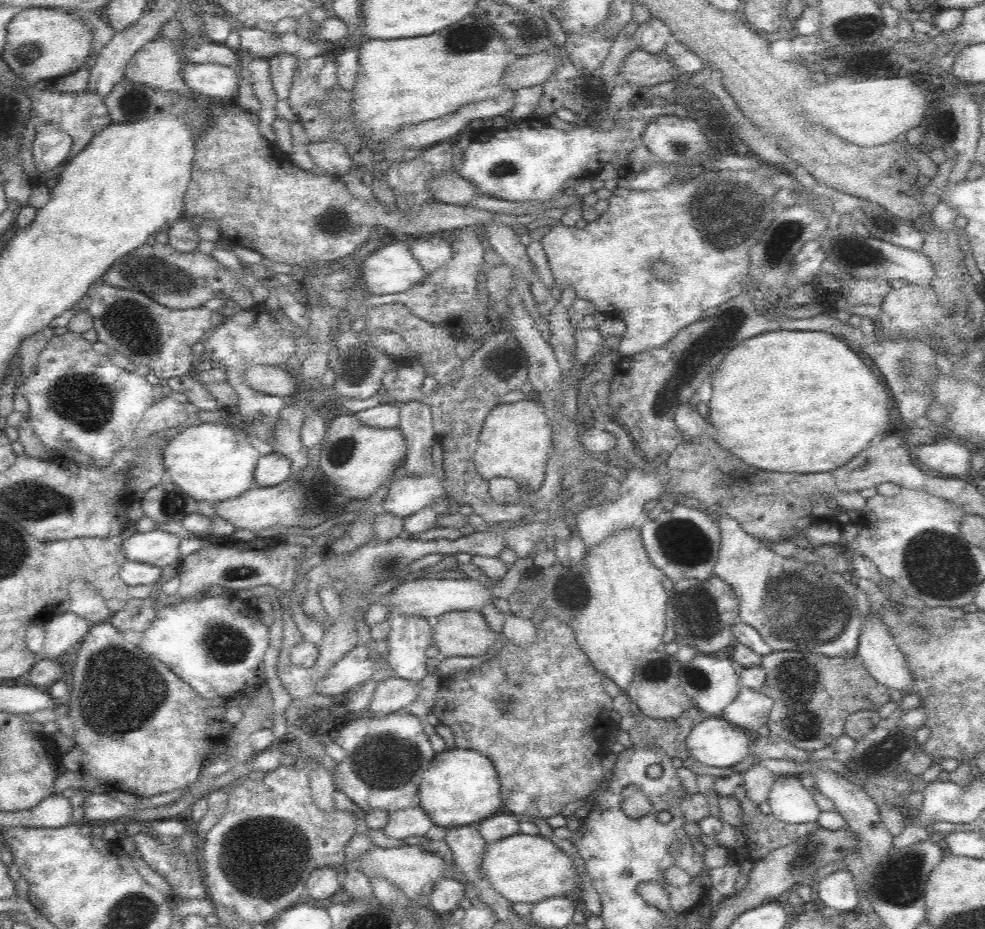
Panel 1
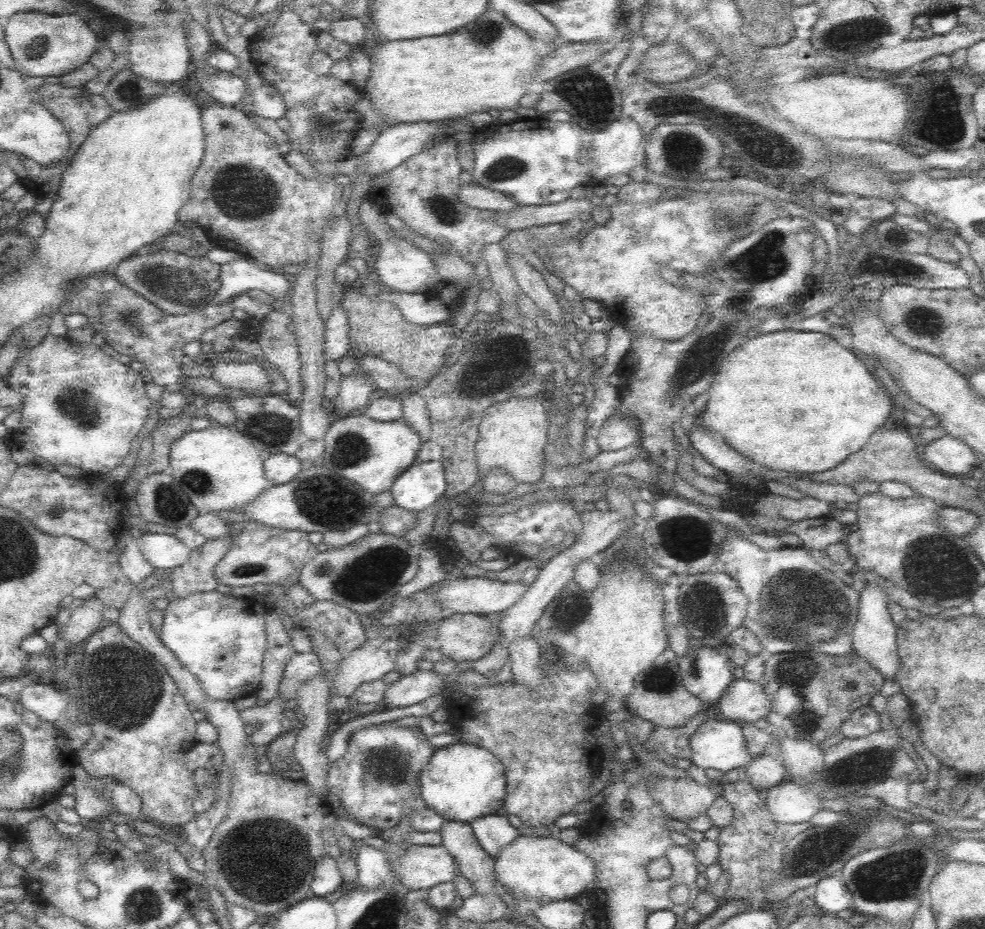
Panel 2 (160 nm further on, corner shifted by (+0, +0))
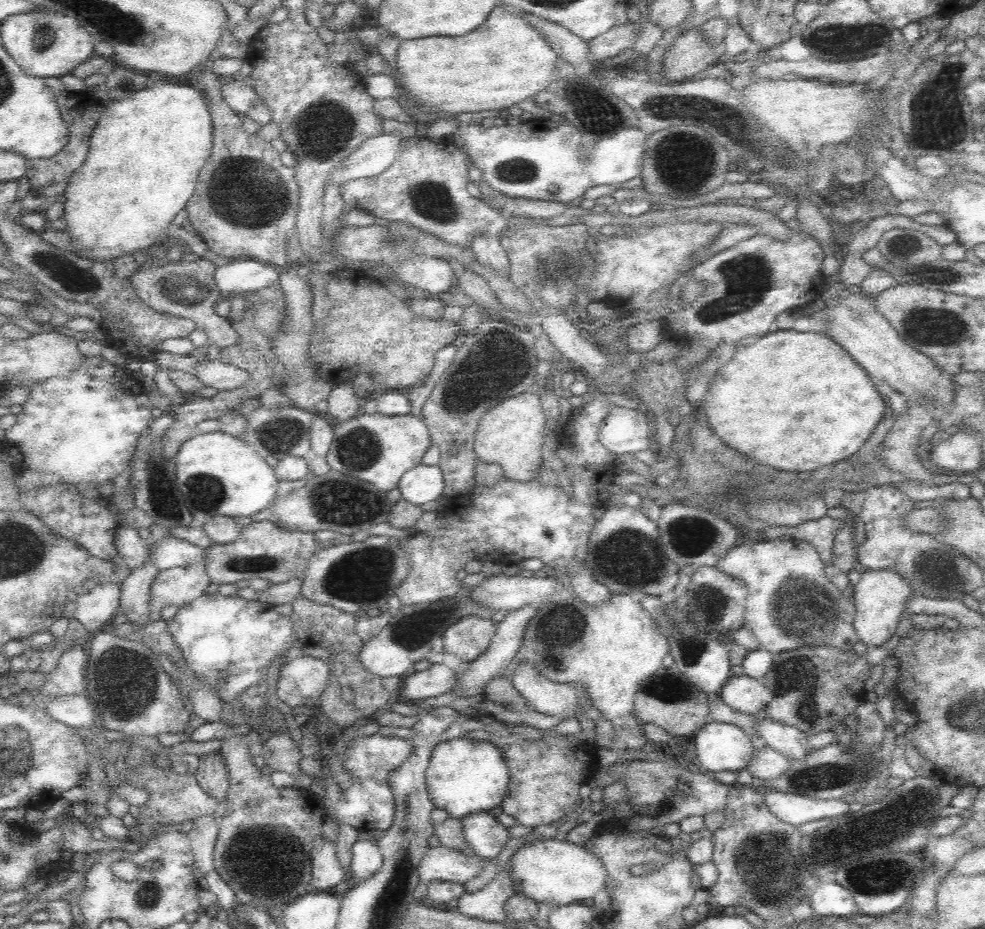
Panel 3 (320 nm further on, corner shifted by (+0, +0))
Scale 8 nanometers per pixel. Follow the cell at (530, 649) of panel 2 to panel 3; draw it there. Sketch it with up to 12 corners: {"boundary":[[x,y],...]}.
{"boundary":[[530,662],[511,677],[530,710],[575,717],[582,691],[540,676]]}

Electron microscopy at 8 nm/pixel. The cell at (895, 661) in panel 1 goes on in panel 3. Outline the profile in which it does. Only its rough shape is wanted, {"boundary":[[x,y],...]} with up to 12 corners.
{"boundary":[[862,570],[853,586],[860,643],[896,632],[912,587],[904,575]]}

